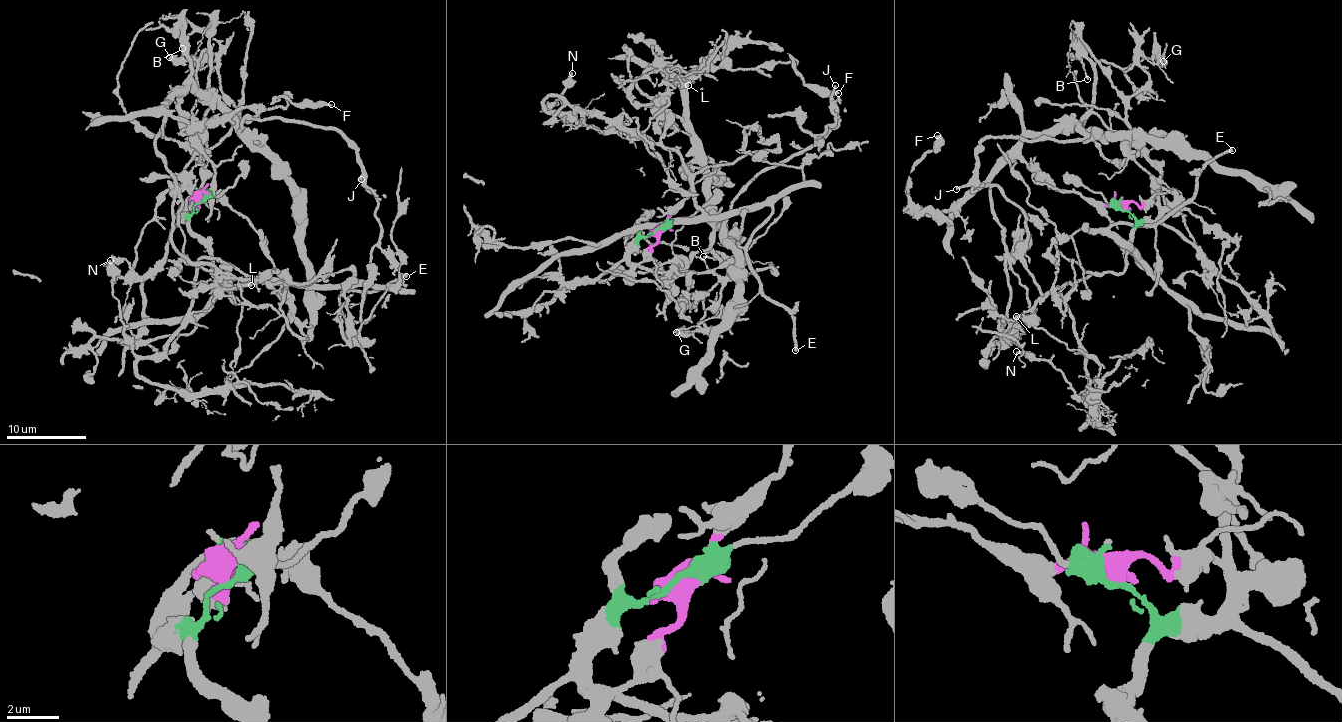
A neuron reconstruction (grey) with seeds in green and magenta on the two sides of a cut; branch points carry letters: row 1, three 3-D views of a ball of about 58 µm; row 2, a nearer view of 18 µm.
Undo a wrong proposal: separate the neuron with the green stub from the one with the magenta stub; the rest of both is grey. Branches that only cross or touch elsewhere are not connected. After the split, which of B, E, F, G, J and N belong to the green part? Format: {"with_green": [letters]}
{"with_green": ["E", "N"]}

